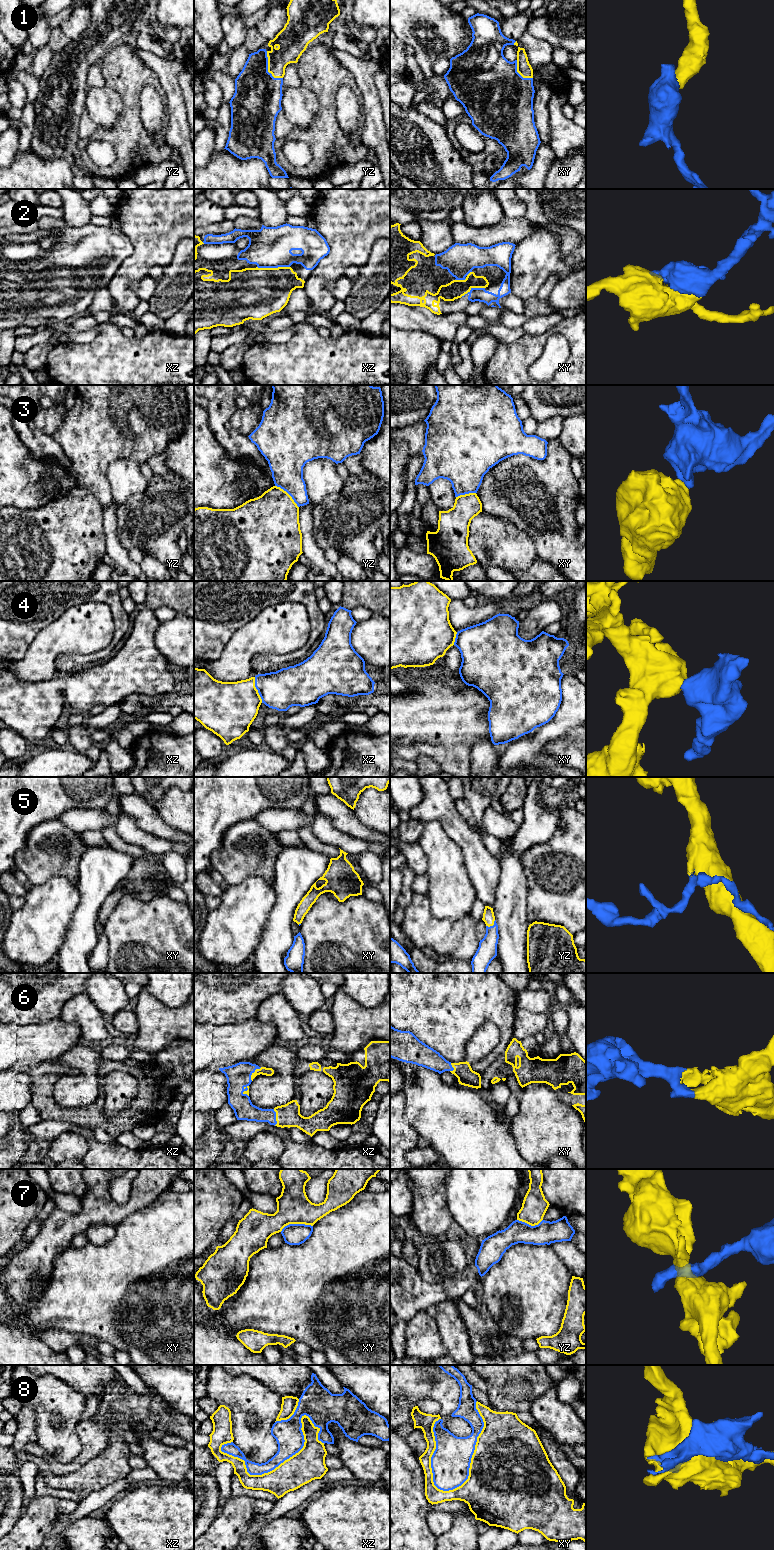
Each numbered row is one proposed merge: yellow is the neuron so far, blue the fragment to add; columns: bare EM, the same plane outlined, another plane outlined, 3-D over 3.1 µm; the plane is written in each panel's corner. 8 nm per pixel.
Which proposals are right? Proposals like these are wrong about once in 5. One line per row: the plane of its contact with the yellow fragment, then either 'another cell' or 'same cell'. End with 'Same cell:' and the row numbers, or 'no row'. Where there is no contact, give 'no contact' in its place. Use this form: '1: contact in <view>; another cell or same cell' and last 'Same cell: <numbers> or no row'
1: contact in yz; same cell
2: contact in xz; same cell
3: contact in yz; another cell
4: contact in xz; same cell
5: contact in yz; same cell
6: contact in xz; same cell
7: contact in xy; another cell
8: contact in xy; another cell
Same cell: 1, 2, 4, 5, 6

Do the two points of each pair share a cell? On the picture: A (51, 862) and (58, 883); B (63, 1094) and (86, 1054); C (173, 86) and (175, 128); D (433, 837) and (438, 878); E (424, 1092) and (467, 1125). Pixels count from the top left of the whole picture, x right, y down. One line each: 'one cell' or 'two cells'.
A: two cells
B: one cell
C: one cell
D: one cell
E: one cell

